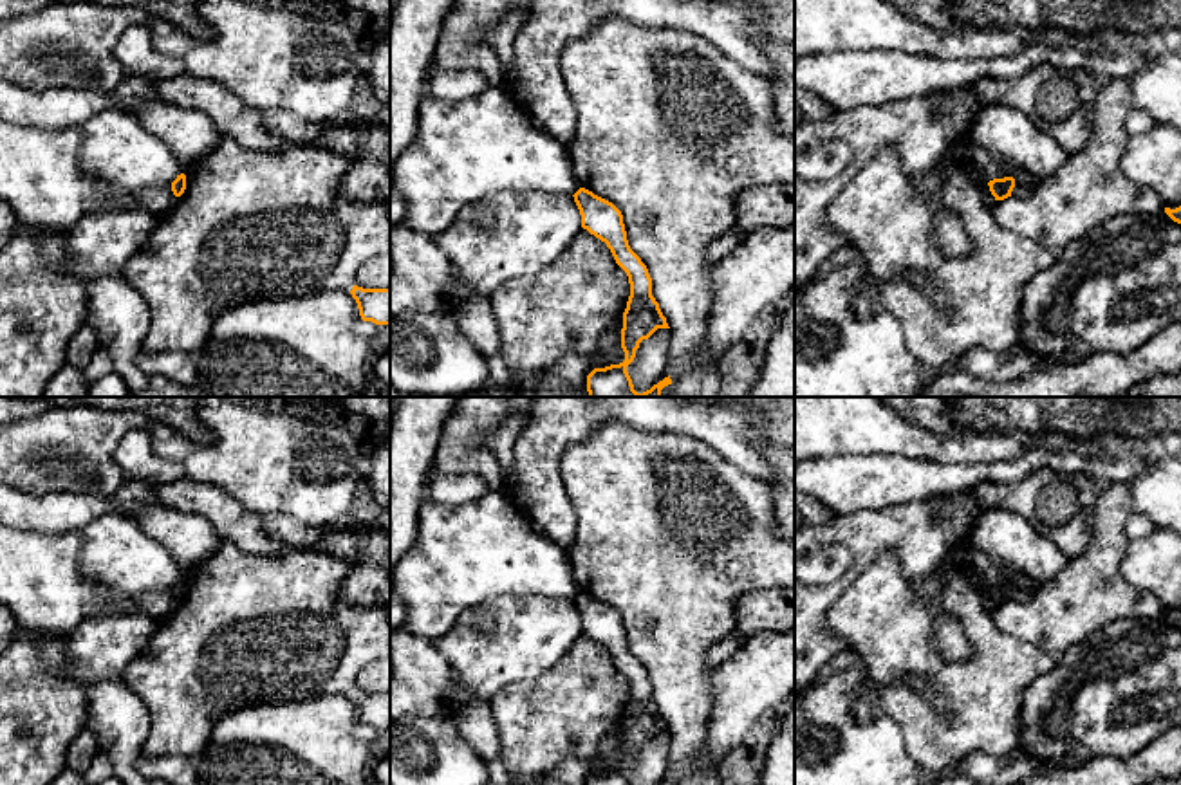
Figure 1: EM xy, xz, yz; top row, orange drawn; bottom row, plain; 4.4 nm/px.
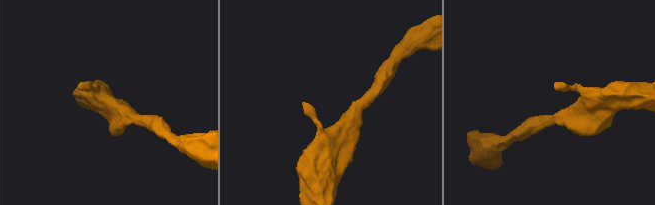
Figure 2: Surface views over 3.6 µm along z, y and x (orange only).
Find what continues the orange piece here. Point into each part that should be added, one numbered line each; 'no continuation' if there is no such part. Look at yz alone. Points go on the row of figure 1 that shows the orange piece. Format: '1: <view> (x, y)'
no continuation

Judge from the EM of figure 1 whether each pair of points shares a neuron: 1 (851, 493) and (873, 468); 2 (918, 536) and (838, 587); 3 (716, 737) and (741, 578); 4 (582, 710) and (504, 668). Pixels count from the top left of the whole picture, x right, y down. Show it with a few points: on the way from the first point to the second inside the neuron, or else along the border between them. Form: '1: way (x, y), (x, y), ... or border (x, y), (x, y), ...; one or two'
1: way (855, 488), (869, 473); one
2: way (898, 536), (885, 536), (856, 567); one
3: border (714, 670), (710, 677), (714, 704), (708, 711); two
4: border (562, 655), (535, 677), (510, 683), (488, 699); two

